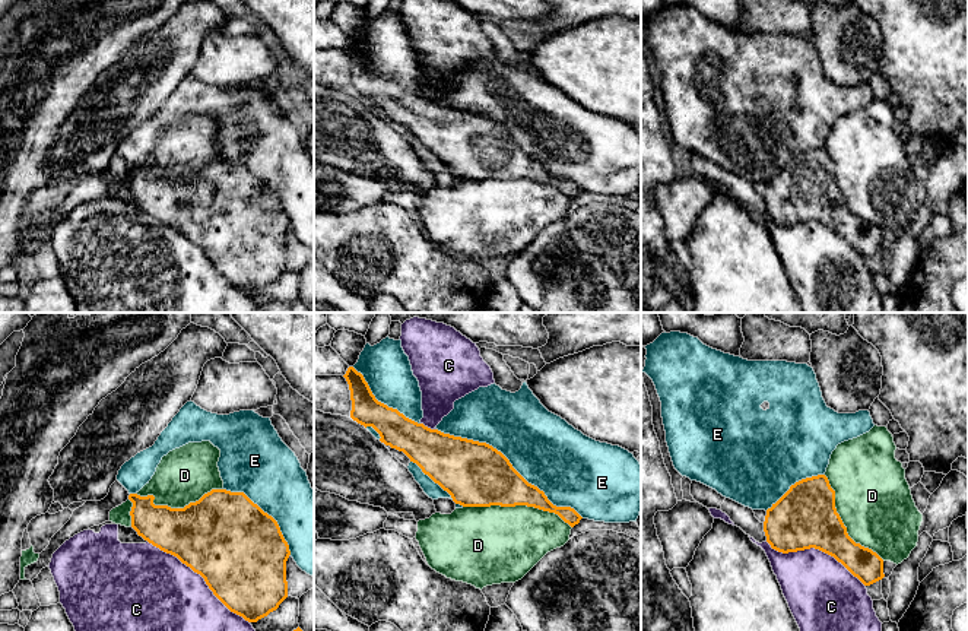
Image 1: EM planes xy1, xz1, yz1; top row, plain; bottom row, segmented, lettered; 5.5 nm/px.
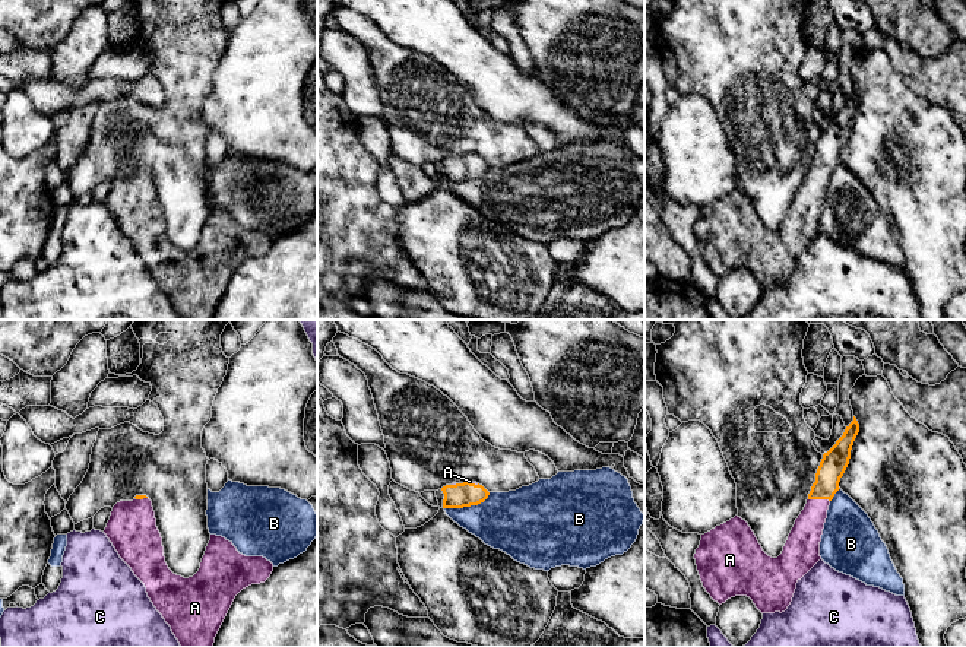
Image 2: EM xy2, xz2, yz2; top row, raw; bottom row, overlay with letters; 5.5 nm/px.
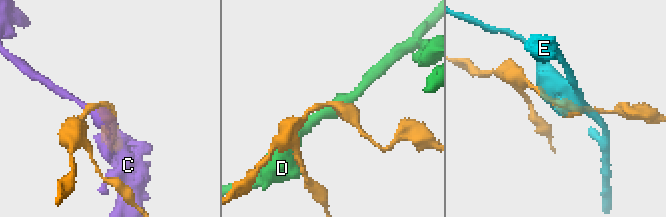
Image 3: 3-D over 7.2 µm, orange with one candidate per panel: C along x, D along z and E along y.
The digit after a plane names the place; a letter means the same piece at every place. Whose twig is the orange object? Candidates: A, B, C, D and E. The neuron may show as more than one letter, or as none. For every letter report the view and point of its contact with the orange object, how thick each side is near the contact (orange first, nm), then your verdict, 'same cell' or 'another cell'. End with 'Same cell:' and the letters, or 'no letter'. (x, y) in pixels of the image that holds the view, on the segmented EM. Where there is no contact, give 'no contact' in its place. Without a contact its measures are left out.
A: contact yz2 (819, 498); calibres 140 and 180 nm; same cell
B: contact xz2 (468, 506); calibres 140 and 320 nm; another cell
C: contact xy1 (200, 574); calibres 500 and 420 nm; another cell
D: contact xz1 (517, 504); calibres 340 and 420 nm; another cell
E: contact xz1 (510, 463); calibres 360 and 400 nm; another cell
Same cell: A

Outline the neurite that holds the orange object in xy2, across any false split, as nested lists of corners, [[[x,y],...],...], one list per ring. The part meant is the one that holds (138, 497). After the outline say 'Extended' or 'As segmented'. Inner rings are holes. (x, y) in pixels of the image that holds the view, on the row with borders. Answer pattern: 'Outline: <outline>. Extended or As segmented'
Outline: [[[146,495],[117,502],[104,533],[145,584],[148,597],[181,647],[212,647],[235,596],[251,584],[265,583],[273,571],[266,558],[246,556],[232,542],[210,535],[199,571],[189,578],[174,574],[165,562],[155,511]]]. Extended

